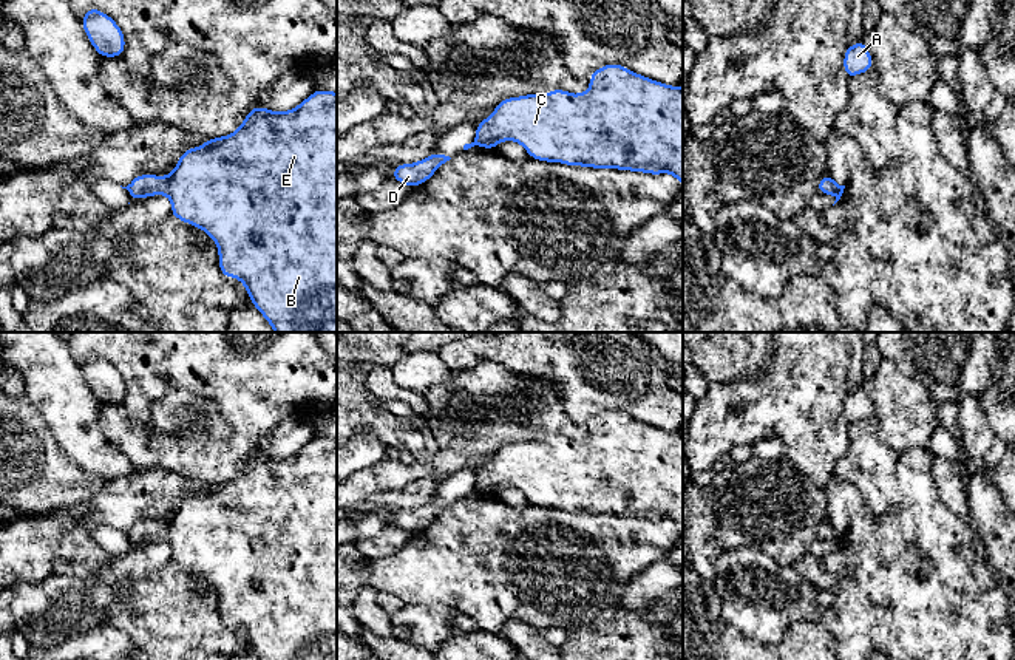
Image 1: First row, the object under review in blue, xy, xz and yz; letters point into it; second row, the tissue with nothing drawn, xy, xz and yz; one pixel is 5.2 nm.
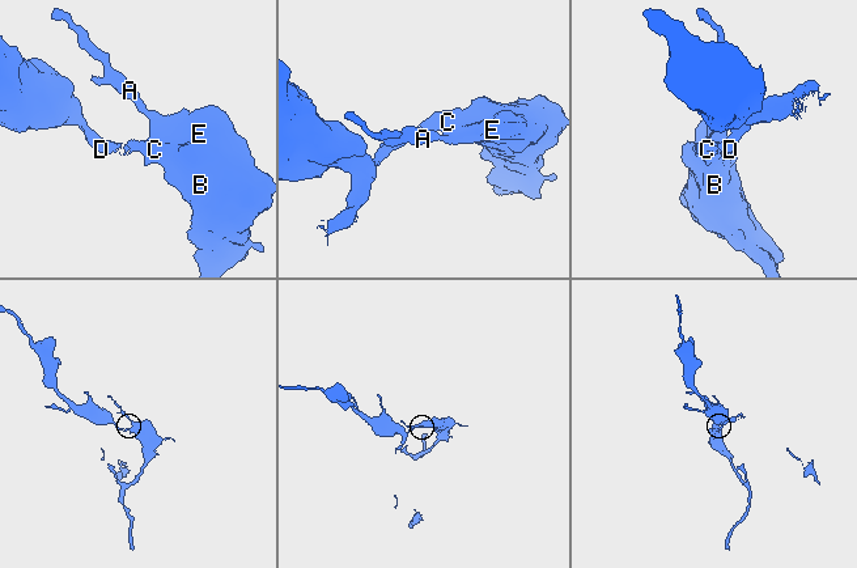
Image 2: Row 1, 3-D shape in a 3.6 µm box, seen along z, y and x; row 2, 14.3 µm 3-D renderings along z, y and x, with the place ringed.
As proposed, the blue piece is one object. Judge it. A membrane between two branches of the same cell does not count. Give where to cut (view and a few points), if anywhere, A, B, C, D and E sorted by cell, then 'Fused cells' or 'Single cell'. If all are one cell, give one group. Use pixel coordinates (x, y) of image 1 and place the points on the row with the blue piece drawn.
Split along xy (128, 192), (133, 198). Groups: A B C E / D. Fused cells

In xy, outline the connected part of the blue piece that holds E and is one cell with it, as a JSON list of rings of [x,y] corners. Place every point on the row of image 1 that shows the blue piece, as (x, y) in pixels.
[[[315,90],[298,107],[284,113],[256,105],[246,114],[236,131],[222,138],[209,138],[198,148],[184,150],[171,175],[137,175],[125,189],[133,199],[167,195],[171,199],[170,215],[202,229],[213,238],[219,250],[221,274],[226,278],[236,277],[246,286],[249,300],[275,332],[337,332],[337,93]]]

